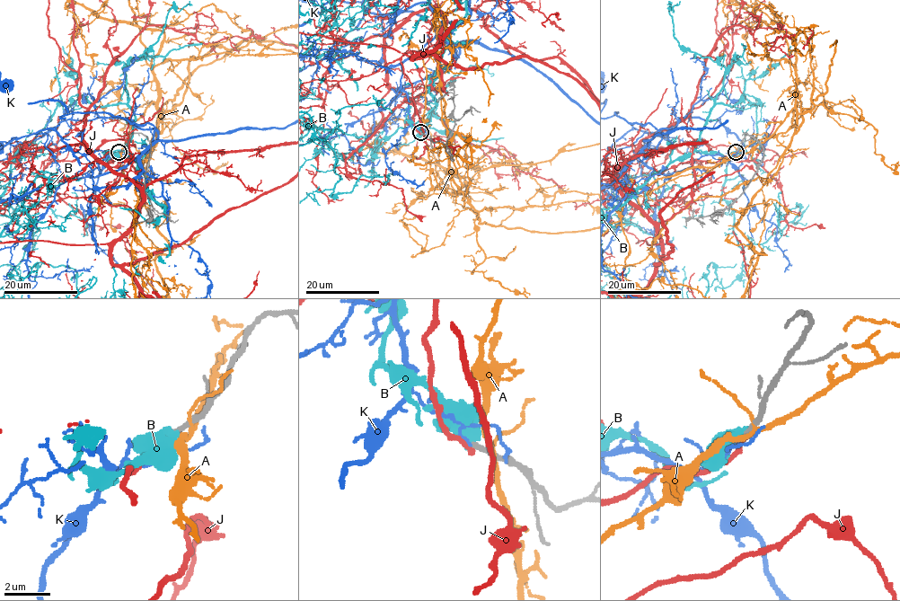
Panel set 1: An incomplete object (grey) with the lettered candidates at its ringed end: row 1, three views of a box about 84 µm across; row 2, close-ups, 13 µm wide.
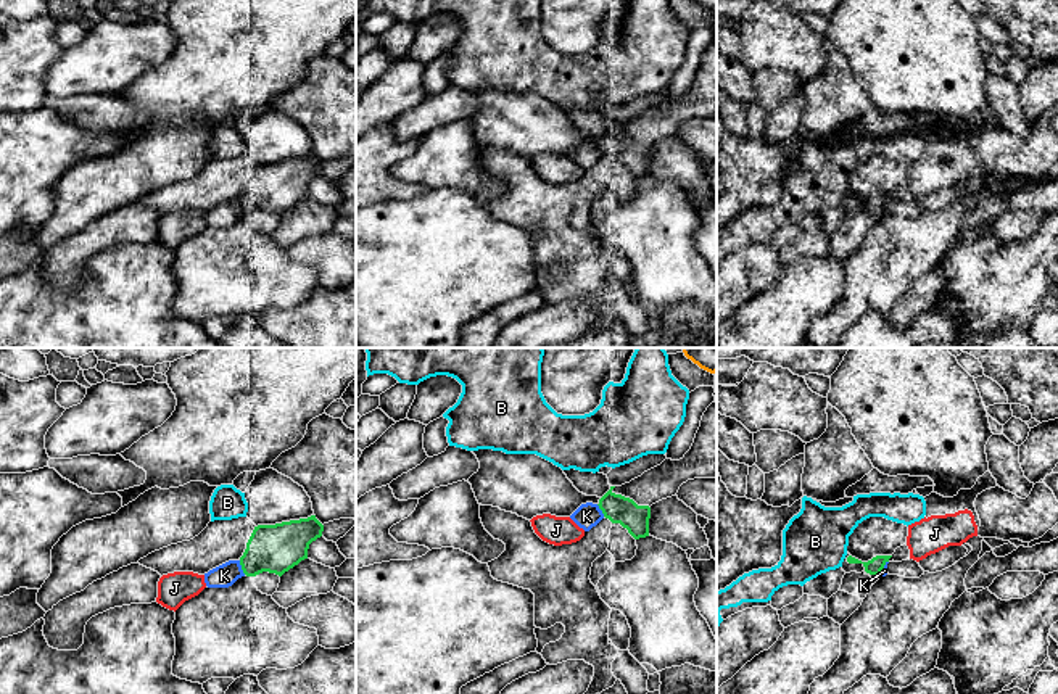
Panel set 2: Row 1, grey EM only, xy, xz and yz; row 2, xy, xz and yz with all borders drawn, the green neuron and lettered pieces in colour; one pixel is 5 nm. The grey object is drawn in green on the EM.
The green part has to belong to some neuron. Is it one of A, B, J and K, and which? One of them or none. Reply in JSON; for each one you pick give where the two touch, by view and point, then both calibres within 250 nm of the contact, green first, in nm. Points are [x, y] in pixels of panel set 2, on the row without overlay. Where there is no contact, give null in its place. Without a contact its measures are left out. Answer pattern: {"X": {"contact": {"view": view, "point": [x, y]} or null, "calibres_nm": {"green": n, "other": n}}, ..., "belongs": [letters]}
{"belongs": []}

